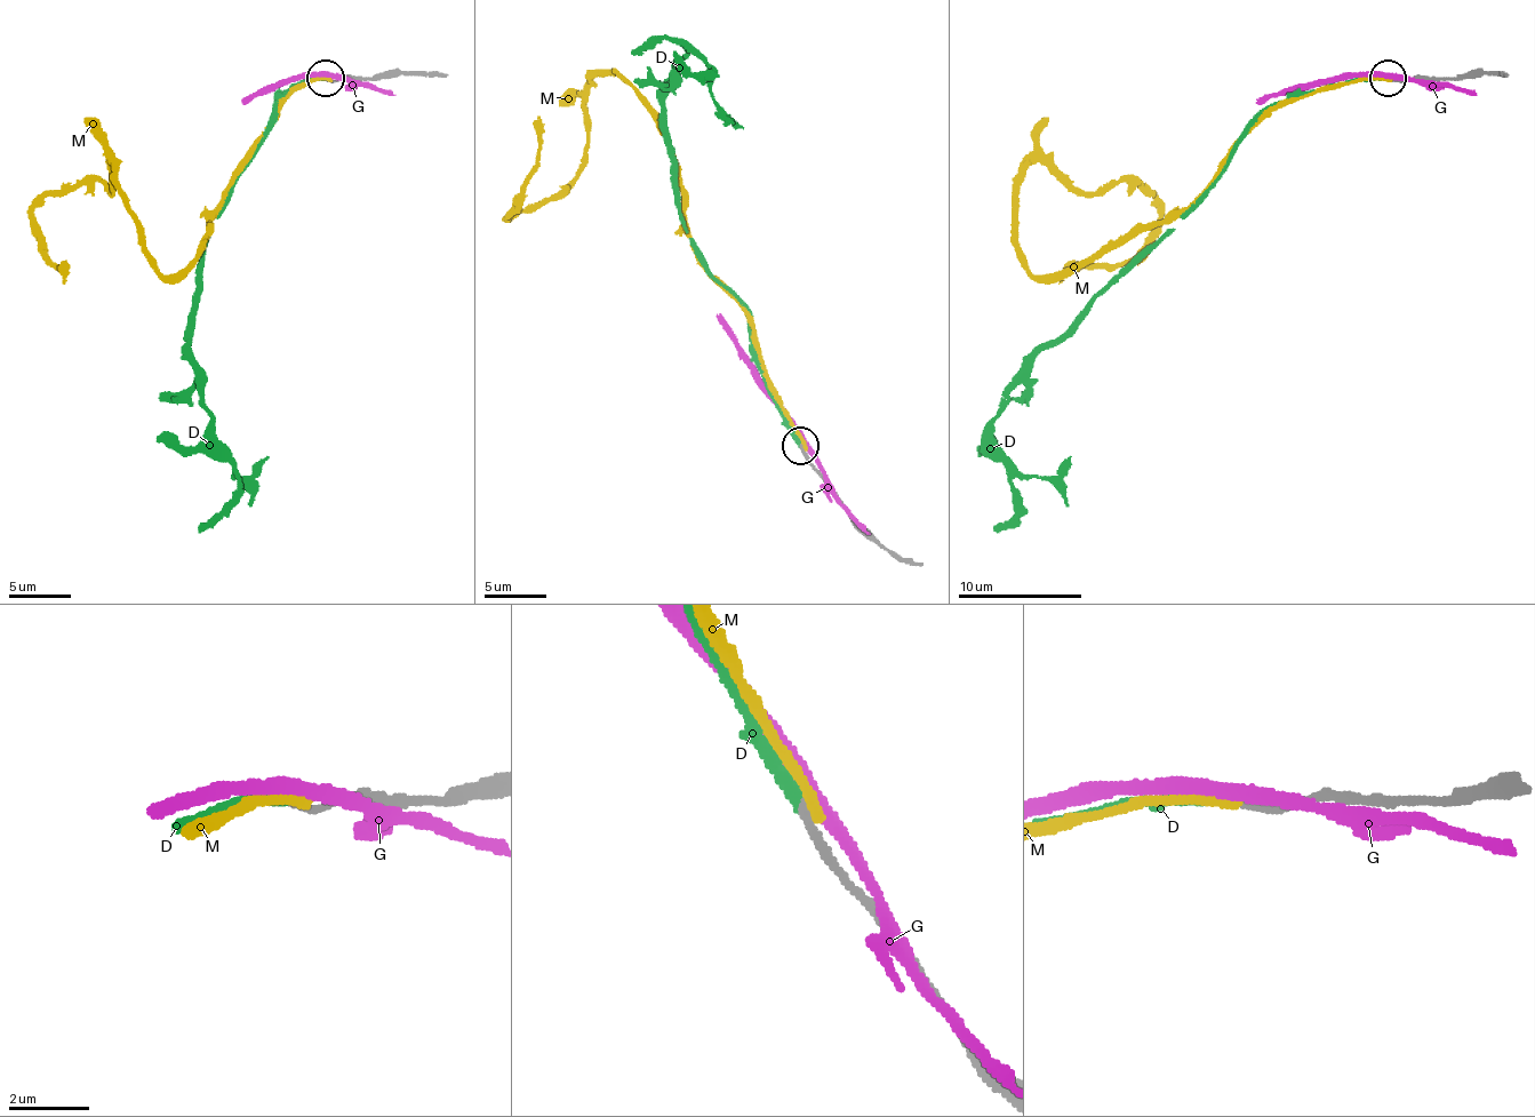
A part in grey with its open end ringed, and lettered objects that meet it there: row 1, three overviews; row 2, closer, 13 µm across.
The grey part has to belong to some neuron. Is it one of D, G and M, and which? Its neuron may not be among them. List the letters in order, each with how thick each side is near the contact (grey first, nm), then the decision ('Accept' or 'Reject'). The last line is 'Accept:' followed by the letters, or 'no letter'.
D: Thickness 240 nm (grey) against 340 nm. Accept
G: Thickness 240 nm (grey) against 400 nm. Reject
M: Thickness 240 nm (grey) against 360 nm. Reject
Accept: D

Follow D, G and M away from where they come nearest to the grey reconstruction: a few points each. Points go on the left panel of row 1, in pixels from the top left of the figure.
D: (324, 79), (277, 103), (277, 121), (206, 246), (190, 341), (237, 495), (199, 529)
G: (326, 76), (298, 76), (242, 101)
M: (326, 79), (280, 103), (175, 277), (110, 162), (110, 193), (45, 196), (32, 230), (63, 282)

